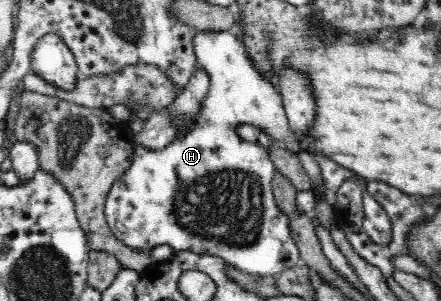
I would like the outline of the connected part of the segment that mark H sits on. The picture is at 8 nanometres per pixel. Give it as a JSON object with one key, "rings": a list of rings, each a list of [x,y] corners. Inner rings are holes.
{"rings":[[[198,31],[193,42],[210,82],[206,96],[200,100],[200,110],[190,120],[170,114],[170,123],[178,134],[166,148],[143,155],[136,147],[132,164],[116,179],[108,193],[105,217],[111,231],[126,246],[136,250],[149,253],[158,244],[169,244],[176,251],[220,257],[232,267],[251,275],[275,276],[302,262],[299,248],[274,199],[271,182],[277,168],[269,151],[259,144],[242,140],[237,128],[240,125],[258,127],[295,155],[303,150],[300,140],[289,128],[278,86],[256,70],[242,40],[230,31]]]}

